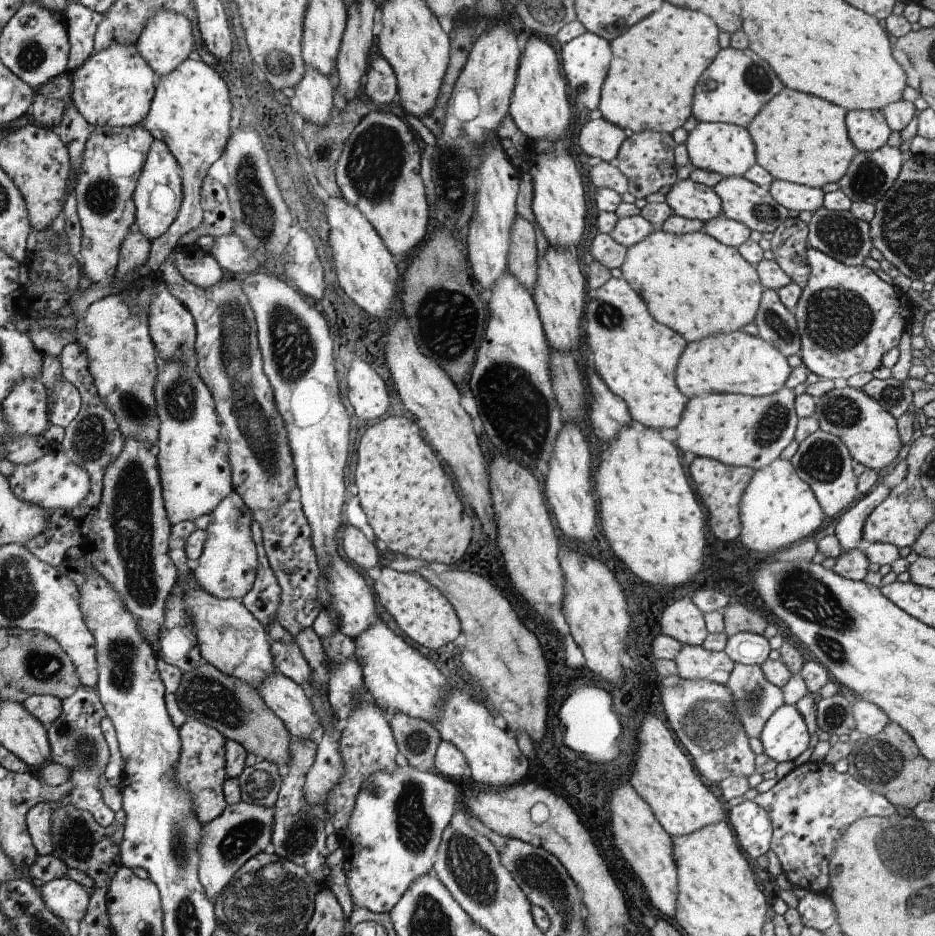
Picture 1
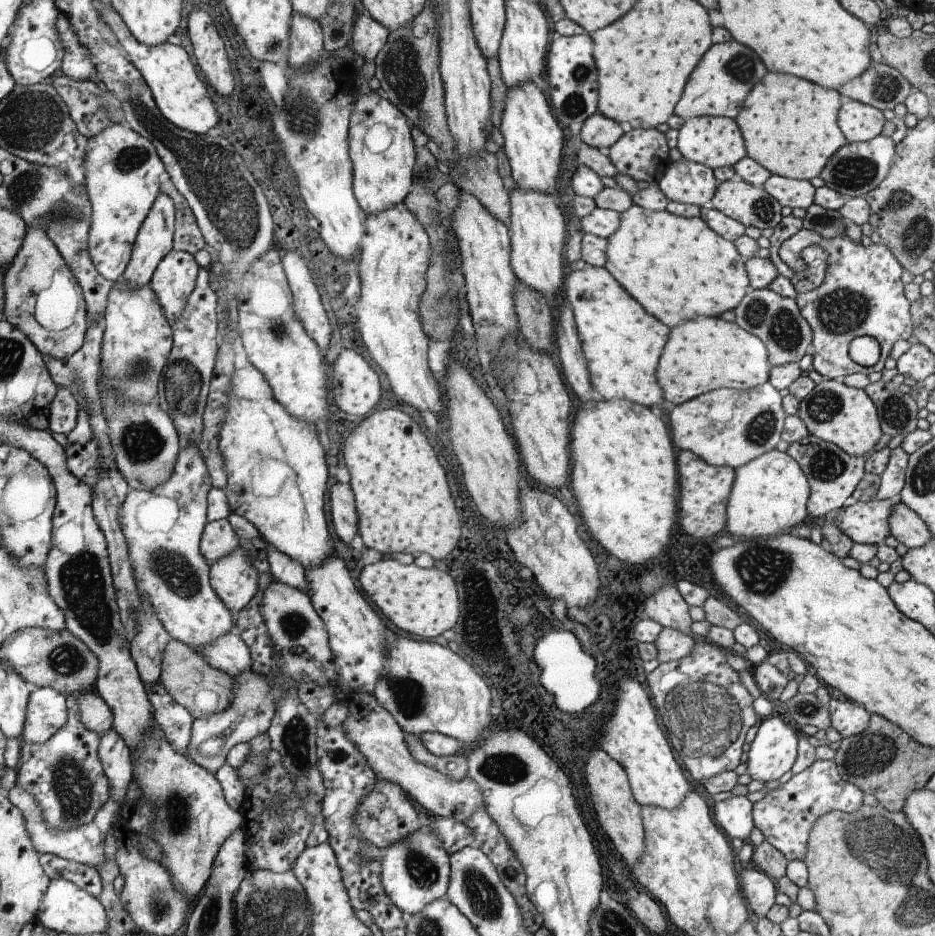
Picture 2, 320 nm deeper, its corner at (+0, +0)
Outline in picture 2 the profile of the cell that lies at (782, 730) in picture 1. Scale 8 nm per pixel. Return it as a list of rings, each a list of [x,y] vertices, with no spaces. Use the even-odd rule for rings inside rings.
[[[782,716],[764,717],[758,725],[756,737],[750,745],[748,754],[746,754],[748,756],[746,768],[752,780],[767,783],[779,779],[780,776],[786,774],[794,766],[801,734],[791,722]]]

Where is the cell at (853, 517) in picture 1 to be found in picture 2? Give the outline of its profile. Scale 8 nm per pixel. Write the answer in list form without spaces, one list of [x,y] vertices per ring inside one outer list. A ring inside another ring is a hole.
[[[896,447],[891,450],[889,461],[884,472],[881,474],[880,486],[877,491],[877,498],[892,499],[901,494],[905,483],[905,468],[909,454],[902,450],[902,447]]]

